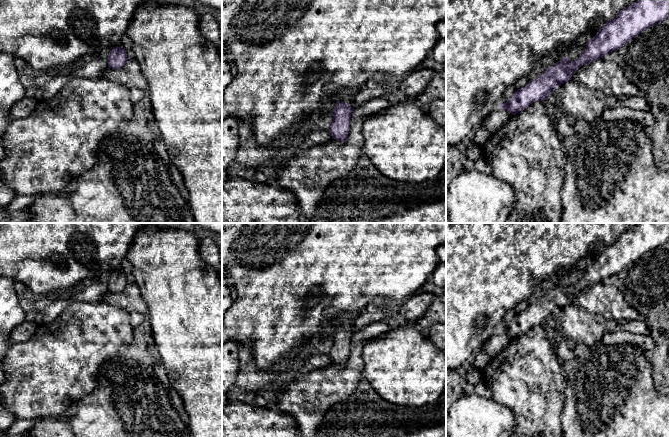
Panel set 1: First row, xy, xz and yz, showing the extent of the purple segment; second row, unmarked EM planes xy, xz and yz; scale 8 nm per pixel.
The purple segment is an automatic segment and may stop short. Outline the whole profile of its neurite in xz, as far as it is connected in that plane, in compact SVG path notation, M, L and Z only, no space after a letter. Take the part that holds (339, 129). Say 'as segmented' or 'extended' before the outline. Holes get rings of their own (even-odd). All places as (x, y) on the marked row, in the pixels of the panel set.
as segmented; M336 101L332 112L333 121L329 128L329 132L333 139L339 141L347 139L350 130L349 122L351 120L352 112L353 108L350 104Z

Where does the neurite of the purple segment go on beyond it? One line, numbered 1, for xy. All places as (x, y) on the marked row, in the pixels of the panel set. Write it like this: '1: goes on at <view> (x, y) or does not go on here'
1: does not go on here

